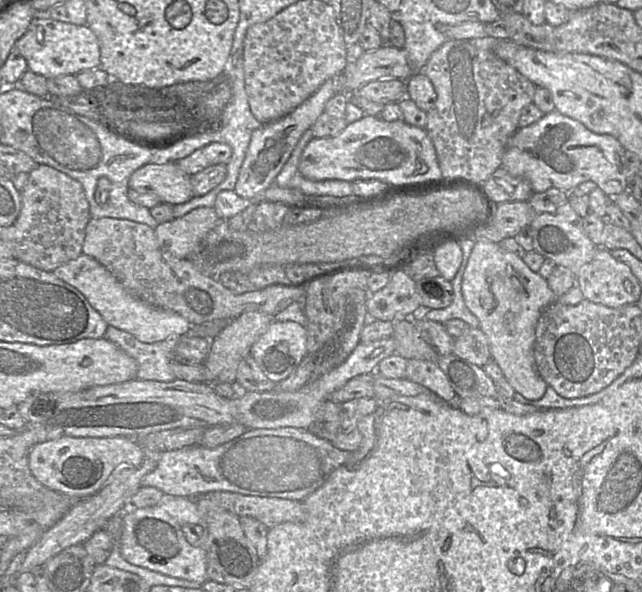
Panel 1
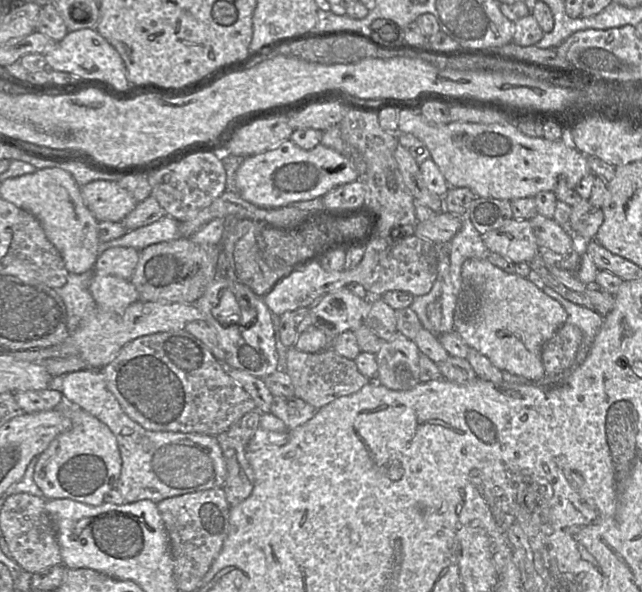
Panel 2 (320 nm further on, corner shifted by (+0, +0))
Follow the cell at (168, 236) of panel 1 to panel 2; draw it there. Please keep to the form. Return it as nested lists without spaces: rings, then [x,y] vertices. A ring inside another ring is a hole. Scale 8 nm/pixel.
[[[114,247],[104,251],[94,265],[94,275],[111,275],[129,280],[138,263],[139,252],[131,247]]]

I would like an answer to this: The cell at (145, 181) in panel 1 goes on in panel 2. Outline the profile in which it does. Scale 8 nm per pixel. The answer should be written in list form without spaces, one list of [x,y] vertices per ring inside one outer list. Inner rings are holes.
[[[95,180],[81,186],[83,201],[98,222],[121,222],[137,205],[117,181]]]

